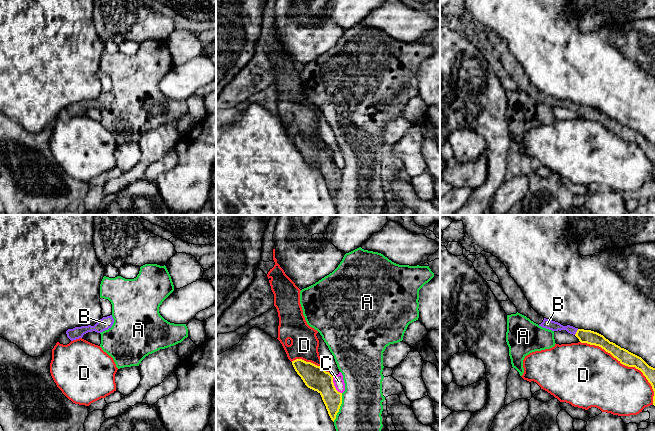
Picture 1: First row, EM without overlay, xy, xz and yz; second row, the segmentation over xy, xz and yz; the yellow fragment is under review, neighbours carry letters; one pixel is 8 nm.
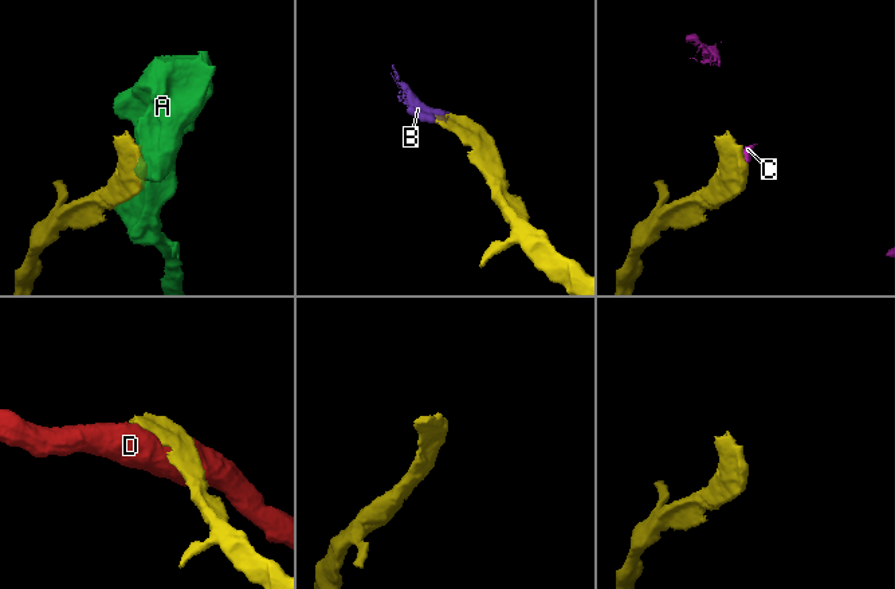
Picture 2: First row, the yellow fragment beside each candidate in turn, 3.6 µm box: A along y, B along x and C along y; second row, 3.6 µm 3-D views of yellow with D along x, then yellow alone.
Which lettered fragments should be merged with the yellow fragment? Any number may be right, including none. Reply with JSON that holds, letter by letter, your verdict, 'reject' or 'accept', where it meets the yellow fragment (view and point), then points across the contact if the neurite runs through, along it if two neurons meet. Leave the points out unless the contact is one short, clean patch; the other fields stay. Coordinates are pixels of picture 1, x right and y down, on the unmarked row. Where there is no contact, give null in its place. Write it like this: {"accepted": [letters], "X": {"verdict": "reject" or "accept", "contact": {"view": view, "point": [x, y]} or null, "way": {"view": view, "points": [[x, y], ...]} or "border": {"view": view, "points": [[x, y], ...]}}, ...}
{"accepted": ["B"], "A": {"verdict": "reject", "contact": {"view": "xz", "point": [339, 183]}}, "B": {"verdict": "accept", "contact": {"view": "yz", "point": [576, 108]}, "way": {"view": "yz", "points": [[590, 113], [576, 108], [547, 99]]}}, "C": {"verdict": "reject", "contact": {"view": "xz", "point": [333, 161]}, "border": {"view": "xz", "points": [[332, 152], [334, 163], [341, 169]]}}, "D": {"verdict": "reject", "contact": {"view": "yz", "point": [627, 141]}}}

